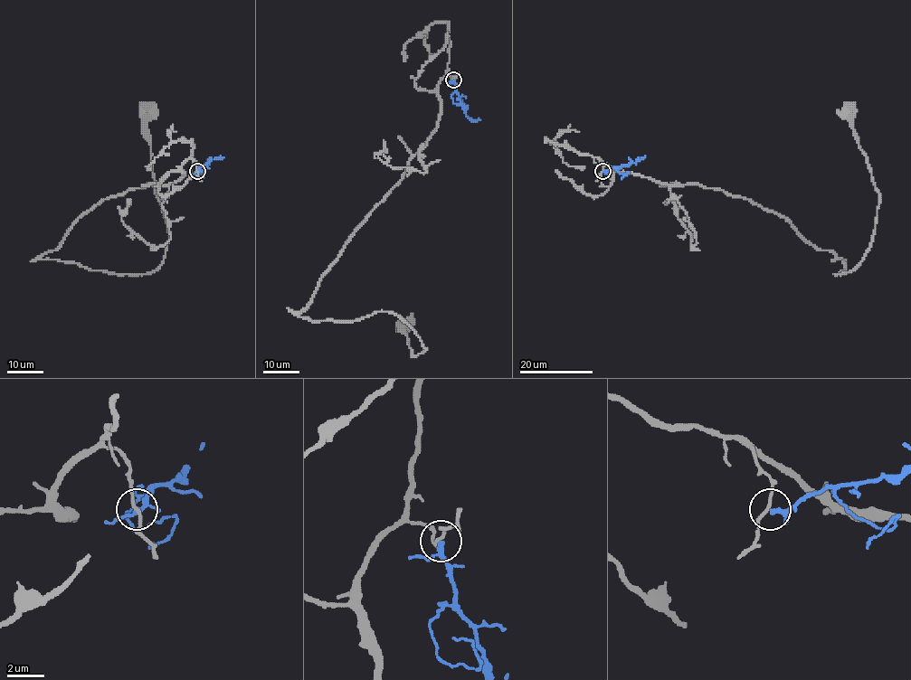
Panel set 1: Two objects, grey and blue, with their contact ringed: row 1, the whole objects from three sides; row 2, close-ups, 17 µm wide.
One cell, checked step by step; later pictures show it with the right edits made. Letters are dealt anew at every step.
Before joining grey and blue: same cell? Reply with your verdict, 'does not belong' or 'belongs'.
does not belong

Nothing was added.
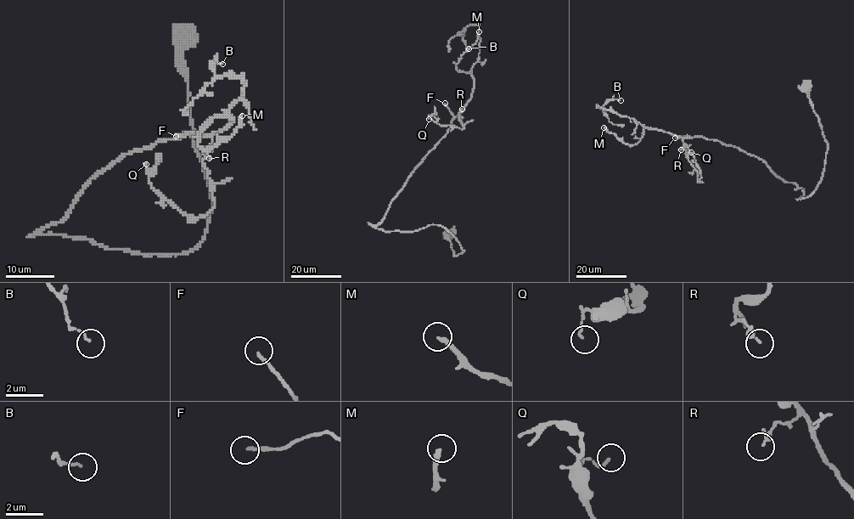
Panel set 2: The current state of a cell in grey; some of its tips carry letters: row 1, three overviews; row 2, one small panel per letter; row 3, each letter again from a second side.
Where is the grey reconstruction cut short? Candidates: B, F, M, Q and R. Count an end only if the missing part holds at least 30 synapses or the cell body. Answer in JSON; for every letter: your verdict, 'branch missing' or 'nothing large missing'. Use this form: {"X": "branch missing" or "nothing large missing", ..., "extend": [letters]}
{"B": "nothing large missing", "F": "branch missing", "M": "branch missing", "Q": "nothing large missing", "R": "nothing large missing", "extend": ["F", "M"]}

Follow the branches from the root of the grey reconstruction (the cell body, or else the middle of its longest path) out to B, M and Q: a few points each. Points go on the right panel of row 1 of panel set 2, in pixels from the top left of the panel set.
B: (806, 87), (827, 150), (817, 188), (798, 200), (803, 188), (735, 147), (648, 128), (597, 107), (620, 100)
M: (806, 87), (827, 150), (817, 188), (798, 200), (803, 188), (735, 147), (645, 127), (628, 144), (603, 127)
Q: (806, 87), (827, 144), (809, 196), (797, 200), (803, 188), (755, 156), (684, 138), (699, 180), (691, 152)

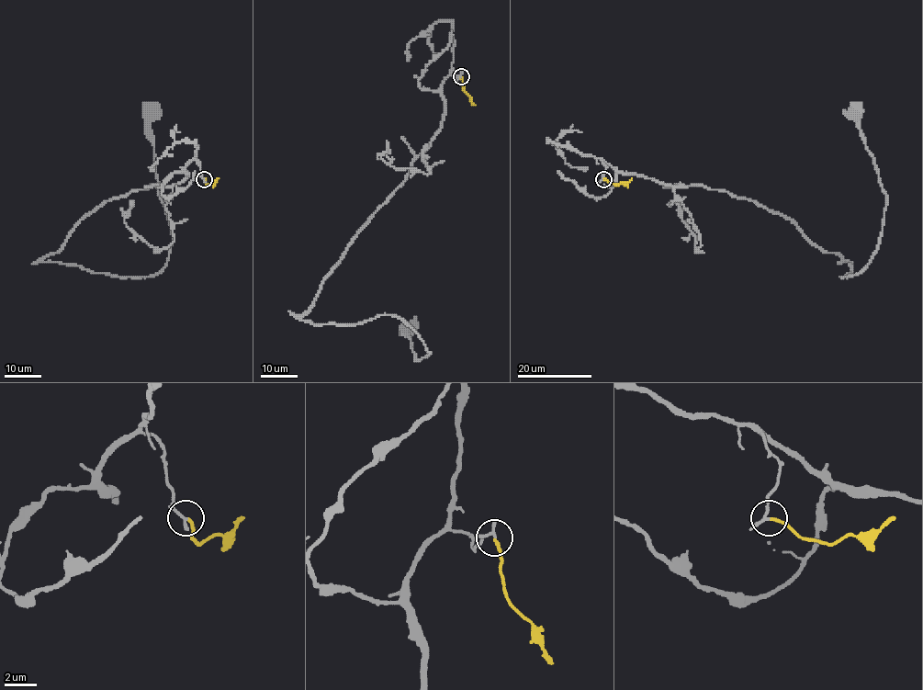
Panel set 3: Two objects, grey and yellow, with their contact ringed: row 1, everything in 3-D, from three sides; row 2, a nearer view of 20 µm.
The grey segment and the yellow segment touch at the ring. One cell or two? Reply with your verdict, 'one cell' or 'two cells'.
one cell

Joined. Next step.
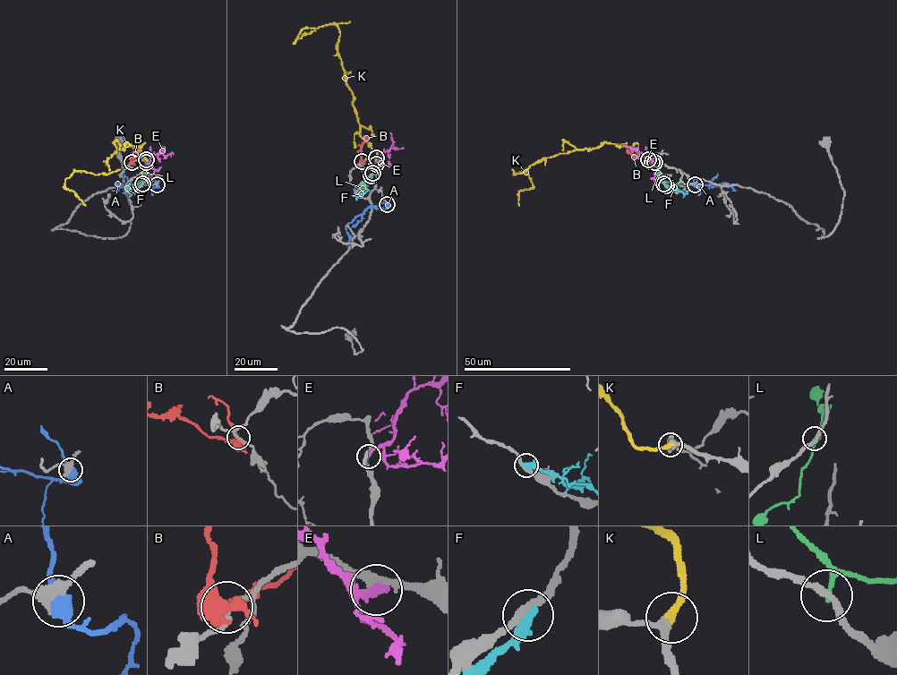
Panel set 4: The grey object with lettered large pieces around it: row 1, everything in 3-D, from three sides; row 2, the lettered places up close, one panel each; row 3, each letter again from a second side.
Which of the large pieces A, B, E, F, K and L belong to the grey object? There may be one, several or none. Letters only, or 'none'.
K

